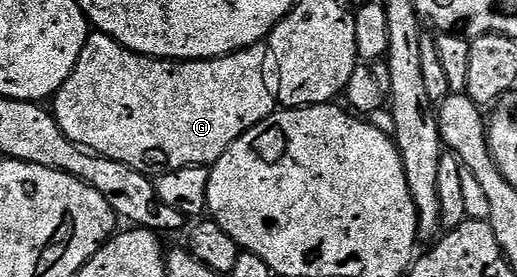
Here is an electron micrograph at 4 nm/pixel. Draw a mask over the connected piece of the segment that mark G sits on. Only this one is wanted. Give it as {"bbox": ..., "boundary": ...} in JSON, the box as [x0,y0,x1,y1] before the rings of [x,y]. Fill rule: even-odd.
{"bbox":[53,30,277,178],"boundary":[[[95,30],[88,35],[73,74],[69,74],[67,81],[60,86],[59,91],[53,97],[53,105],[55,104],[53,115],[61,126],[61,130],[80,148],[86,148],[88,152],[96,156],[104,156],[113,162],[121,162],[133,170],[158,178],[165,172],[181,170],[198,164],[210,166],[217,163],[227,153],[227,147],[233,142],[237,142],[237,138],[241,138],[241,134],[245,134],[276,111],[277,96],[272,85],[271,88],[267,85],[267,76],[263,73],[266,68],[269,68],[269,48],[266,43],[254,44],[243,48],[240,52],[219,56],[215,60],[159,60],[156,56],[142,56],[139,52],[130,52],[129,49],[122,48],[112,36]]]}

